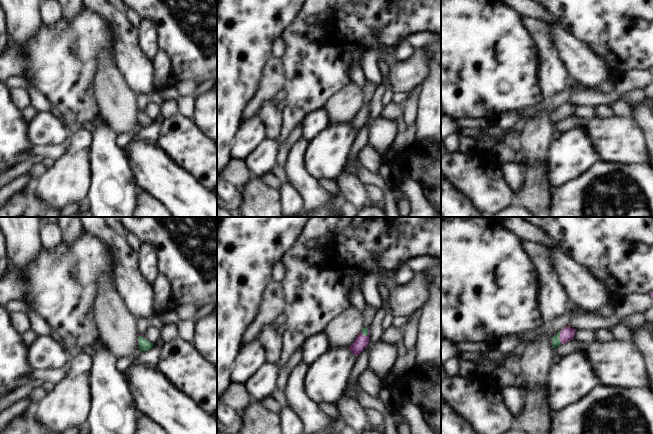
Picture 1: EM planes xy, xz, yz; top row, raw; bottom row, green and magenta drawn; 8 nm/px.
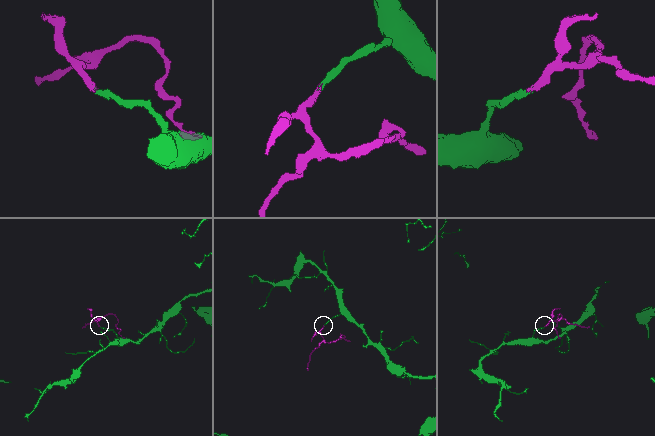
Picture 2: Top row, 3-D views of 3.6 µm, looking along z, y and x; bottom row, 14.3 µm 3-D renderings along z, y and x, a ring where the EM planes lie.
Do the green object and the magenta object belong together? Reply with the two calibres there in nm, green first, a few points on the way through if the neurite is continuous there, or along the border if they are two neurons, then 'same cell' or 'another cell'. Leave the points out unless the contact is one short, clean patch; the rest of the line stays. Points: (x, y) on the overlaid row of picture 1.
calibres 70 and 110 nm; way yz (555, 339), (559, 338), (567, 334); same cell

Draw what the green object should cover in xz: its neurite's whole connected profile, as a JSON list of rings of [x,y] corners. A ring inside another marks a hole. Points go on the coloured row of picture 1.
[[[363,328],[349,348],[353,354],[358,356],[366,348],[368,343],[369,343],[369,329]]]

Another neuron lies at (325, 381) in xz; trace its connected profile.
[[[330,348],[321,357],[308,366],[304,378],[304,393],[317,406],[322,403],[335,405],[346,390],[350,370],[356,360],[350,348]]]

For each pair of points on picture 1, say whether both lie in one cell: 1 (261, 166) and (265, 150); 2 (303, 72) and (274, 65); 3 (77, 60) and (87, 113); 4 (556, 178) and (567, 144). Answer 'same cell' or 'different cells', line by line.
1: same cell
2: different cells
3: same cell
4: same cell

